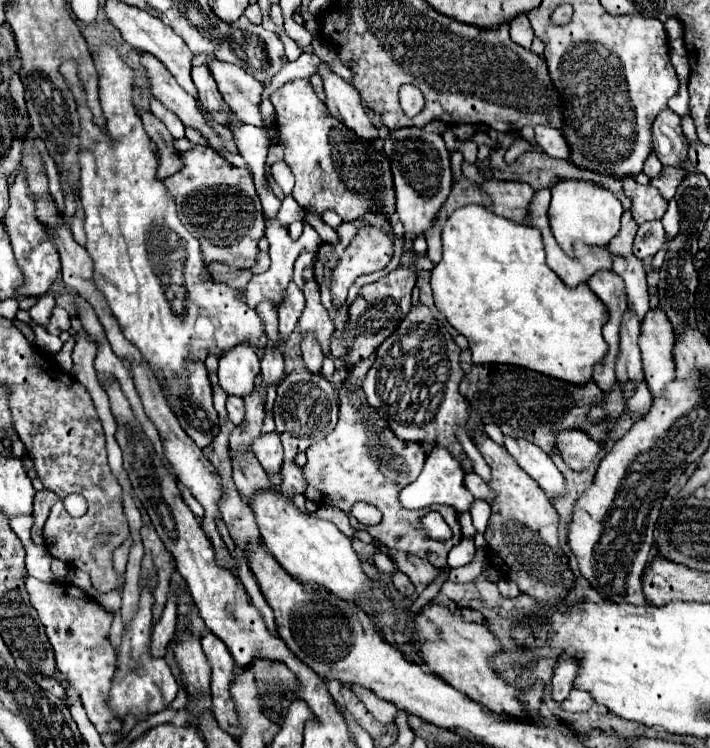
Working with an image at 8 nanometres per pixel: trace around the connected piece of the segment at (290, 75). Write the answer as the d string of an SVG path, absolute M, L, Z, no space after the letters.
M301 54L301 58L293 64L285 64L283 66L283 72L279 72L273 82L269 86L265 86L265 92L263 92L263 98L267 98L273 90L277 90L279 86L283 86L283 82L289 82L289 80L295 80L295 78L311 78L319 72L319 56L315 54Z

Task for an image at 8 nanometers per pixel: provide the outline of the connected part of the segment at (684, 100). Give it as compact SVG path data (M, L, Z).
M681 86L679 92L675 96L671 96L671 100L667 102L667 106L675 114L679 114L679 116L687 116L687 112L689 112L689 94L687 94L687 88Z

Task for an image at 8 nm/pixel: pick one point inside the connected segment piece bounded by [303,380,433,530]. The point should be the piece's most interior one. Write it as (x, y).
(361, 460)

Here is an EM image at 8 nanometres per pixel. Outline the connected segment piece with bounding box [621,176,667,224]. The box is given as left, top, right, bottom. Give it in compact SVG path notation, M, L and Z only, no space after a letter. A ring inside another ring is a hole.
M621 178L625 196L633 202L631 214L637 224L645 220L661 220L667 210L667 200L659 196L659 190L653 186L641 186L633 178Z

